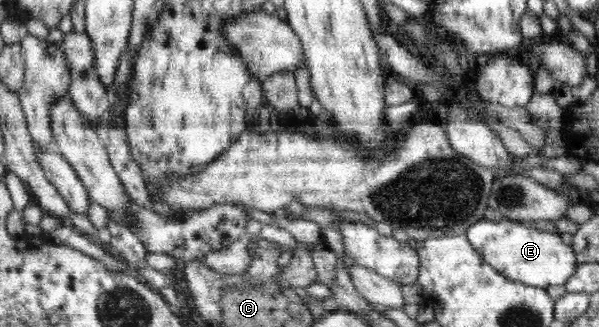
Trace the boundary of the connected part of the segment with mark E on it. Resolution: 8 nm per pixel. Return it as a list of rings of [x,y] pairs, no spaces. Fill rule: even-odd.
[[[504,218],[496,222],[486,219],[476,221],[468,227],[465,236],[490,266],[510,281],[520,281],[541,289],[562,286],[578,267],[574,251],[561,235],[534,229],[524,222]]]

